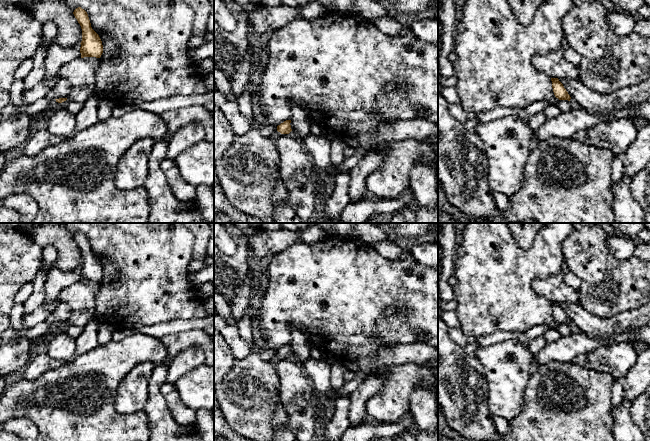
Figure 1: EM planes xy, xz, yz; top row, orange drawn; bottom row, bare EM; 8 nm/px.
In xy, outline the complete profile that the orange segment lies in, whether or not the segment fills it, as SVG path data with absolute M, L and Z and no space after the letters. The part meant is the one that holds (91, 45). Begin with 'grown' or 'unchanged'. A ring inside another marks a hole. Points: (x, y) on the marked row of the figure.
unchanged; M78 7L73 12L82 29L82 41L80 47L81 58L100 58L103 53L103 45L99 35L92 29L87 12Z

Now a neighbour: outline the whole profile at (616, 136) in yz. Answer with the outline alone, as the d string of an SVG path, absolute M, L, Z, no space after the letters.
M628 119L603 122L575 134L580 142L598 148L608 149L615 155L623 156L634 142L638 129Z

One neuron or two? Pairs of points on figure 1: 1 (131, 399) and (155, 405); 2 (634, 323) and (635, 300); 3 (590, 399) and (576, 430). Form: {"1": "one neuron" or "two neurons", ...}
{"1": "two neurons", "2": "two neurons", "3": "one neuron"}

